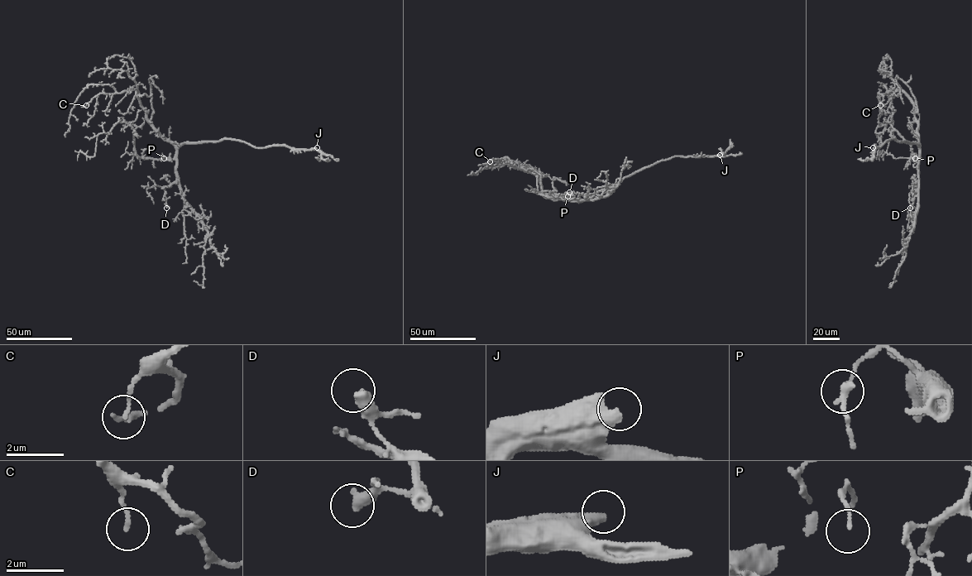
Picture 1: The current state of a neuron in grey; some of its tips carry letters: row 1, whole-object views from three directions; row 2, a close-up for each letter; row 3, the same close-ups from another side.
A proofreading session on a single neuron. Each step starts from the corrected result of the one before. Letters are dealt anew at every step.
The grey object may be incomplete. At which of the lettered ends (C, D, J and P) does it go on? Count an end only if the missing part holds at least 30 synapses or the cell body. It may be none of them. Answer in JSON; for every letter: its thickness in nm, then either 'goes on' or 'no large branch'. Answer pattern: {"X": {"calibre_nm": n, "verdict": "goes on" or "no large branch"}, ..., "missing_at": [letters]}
{"C": {"calibre_nm": 120, "verdict": "no large branch"}, "D": {"calibre_nm": 440, "verdict": "no large branch"}, "J": {"calibre_nm": 550, "verdict": "goes on"}, "P": {"calibre_nm": 100, "verdict": "no large branch"}, "missing_at": ["J"]}

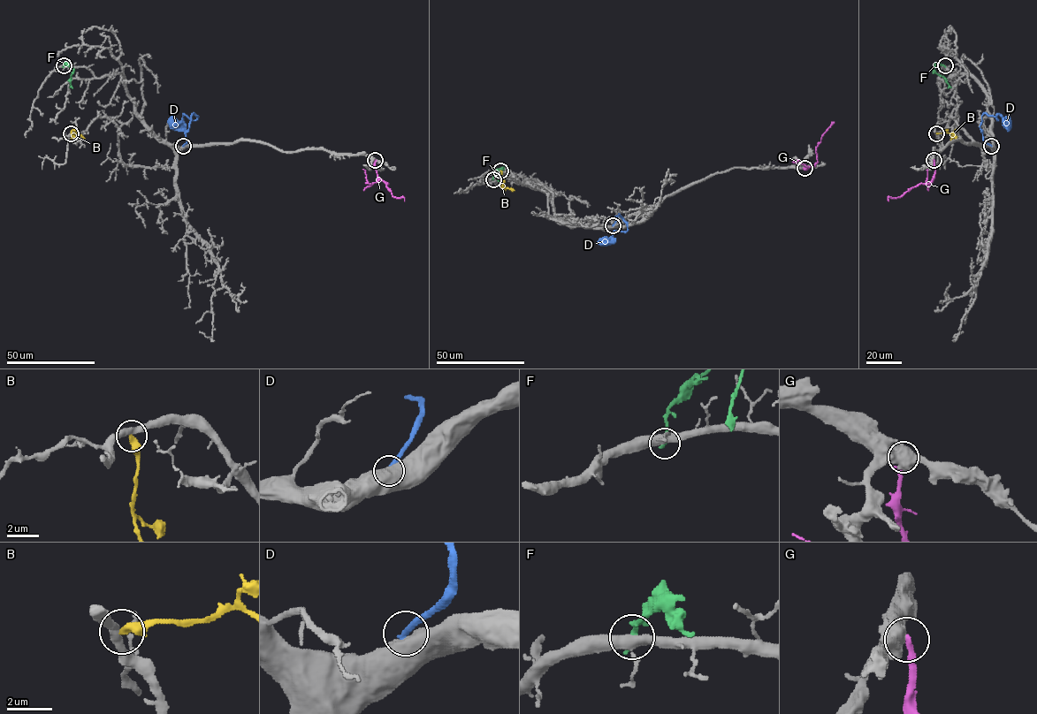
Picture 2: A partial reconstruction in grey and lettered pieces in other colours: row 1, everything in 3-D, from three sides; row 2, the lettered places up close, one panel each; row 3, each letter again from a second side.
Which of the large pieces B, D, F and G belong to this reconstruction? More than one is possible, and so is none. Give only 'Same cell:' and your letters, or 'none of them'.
Same cell: D

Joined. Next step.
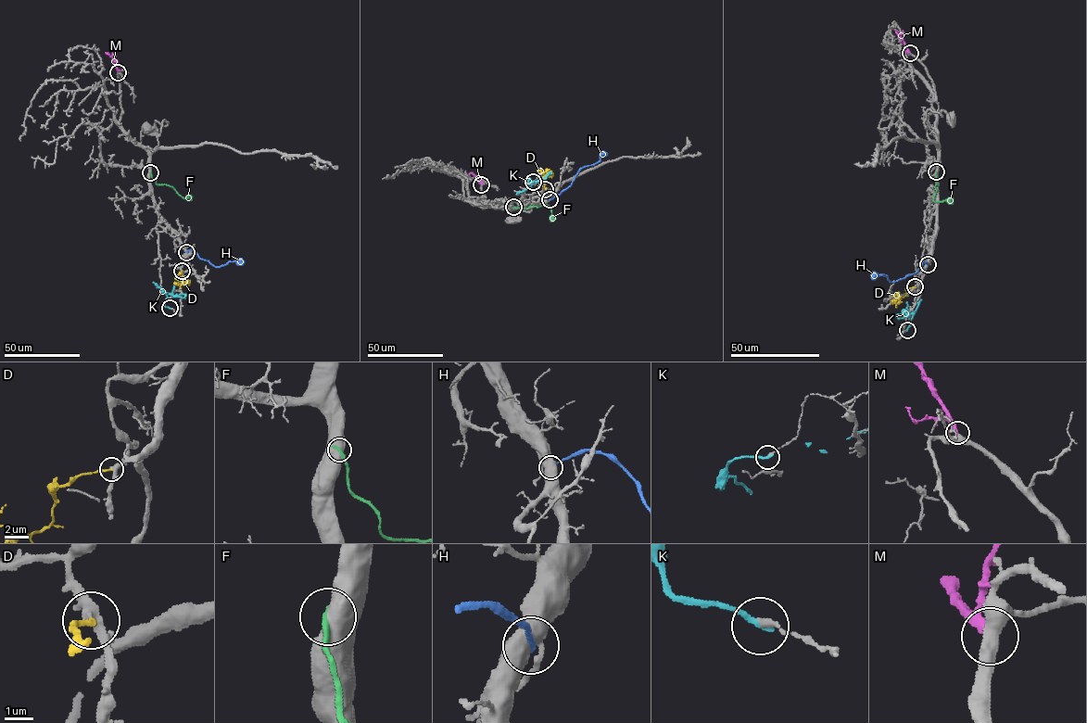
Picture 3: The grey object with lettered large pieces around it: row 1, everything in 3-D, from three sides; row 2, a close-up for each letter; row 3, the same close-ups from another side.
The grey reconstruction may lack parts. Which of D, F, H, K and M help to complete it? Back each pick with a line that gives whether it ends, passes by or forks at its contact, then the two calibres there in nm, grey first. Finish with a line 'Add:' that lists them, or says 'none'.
M: it ends; calibres 400 and 360 nm
Add: M

